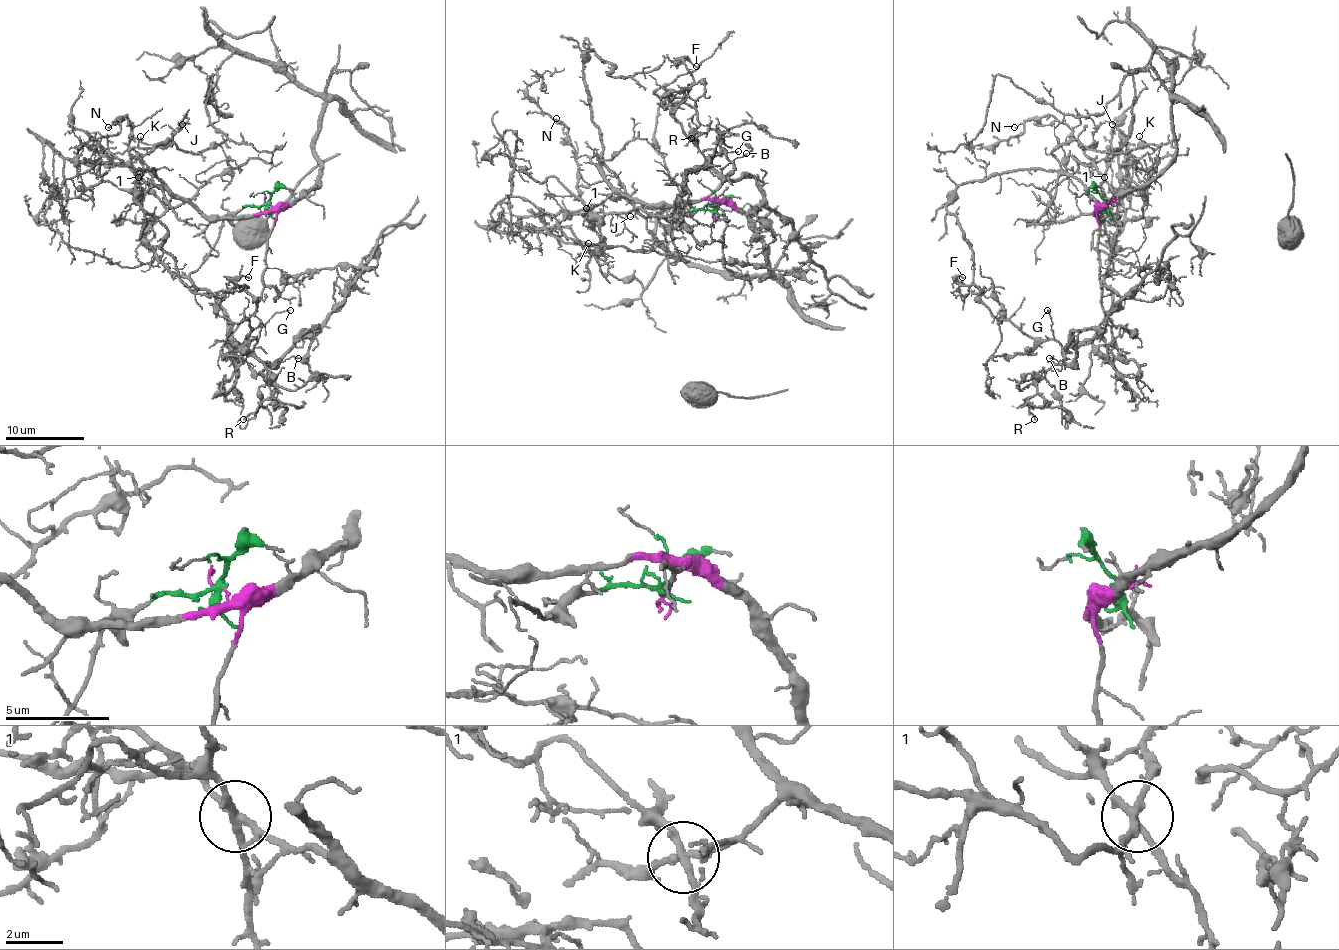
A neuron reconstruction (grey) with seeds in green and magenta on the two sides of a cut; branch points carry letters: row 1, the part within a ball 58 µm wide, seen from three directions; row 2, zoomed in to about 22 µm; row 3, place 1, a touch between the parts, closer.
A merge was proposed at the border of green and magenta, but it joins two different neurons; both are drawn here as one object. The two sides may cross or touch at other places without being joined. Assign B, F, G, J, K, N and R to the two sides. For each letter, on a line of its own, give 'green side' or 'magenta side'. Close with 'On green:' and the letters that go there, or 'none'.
B: green side
F: green side
G: green side
J: green side
K: green side
N: green side
R: green side
On green: B, F, G, J, K, N, R

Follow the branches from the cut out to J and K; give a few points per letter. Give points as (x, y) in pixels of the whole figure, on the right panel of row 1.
J: (1105, 202), (1117, 220), (1113, 269), (1107, 275), (1125, 208), (1083, 147), (1089, 147), (1105, 121), (1113, 123)
K: (1105, 202), (1117, 220), (1107, 275), (1115, 238), (1143, 214), (1129, 169), (1154, 149), (1139, 137)

